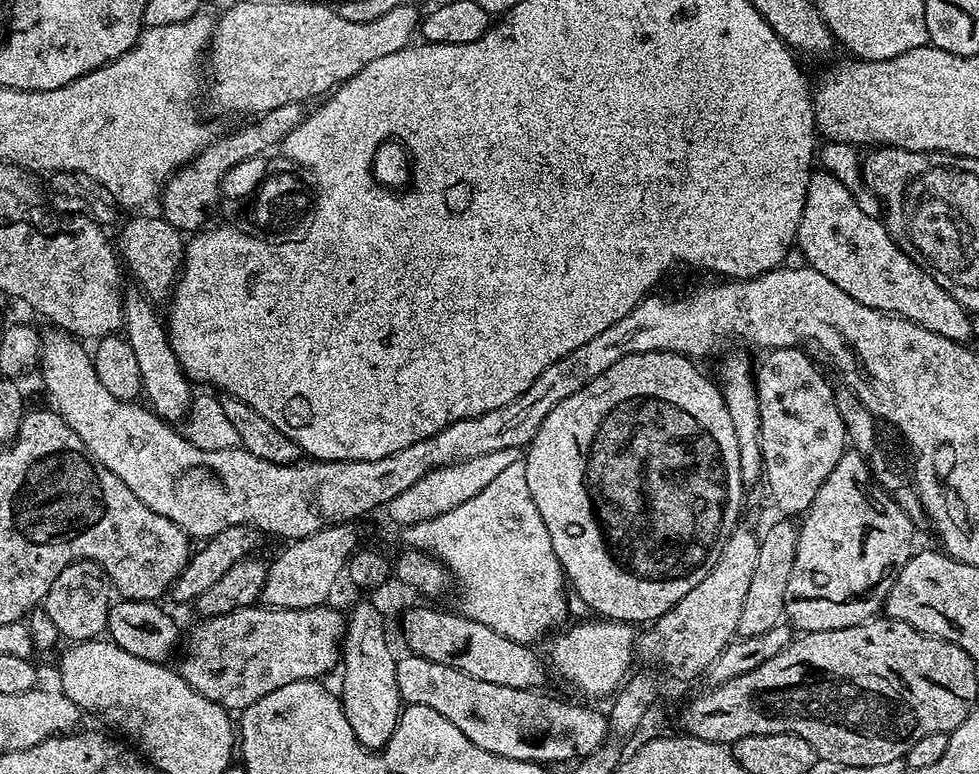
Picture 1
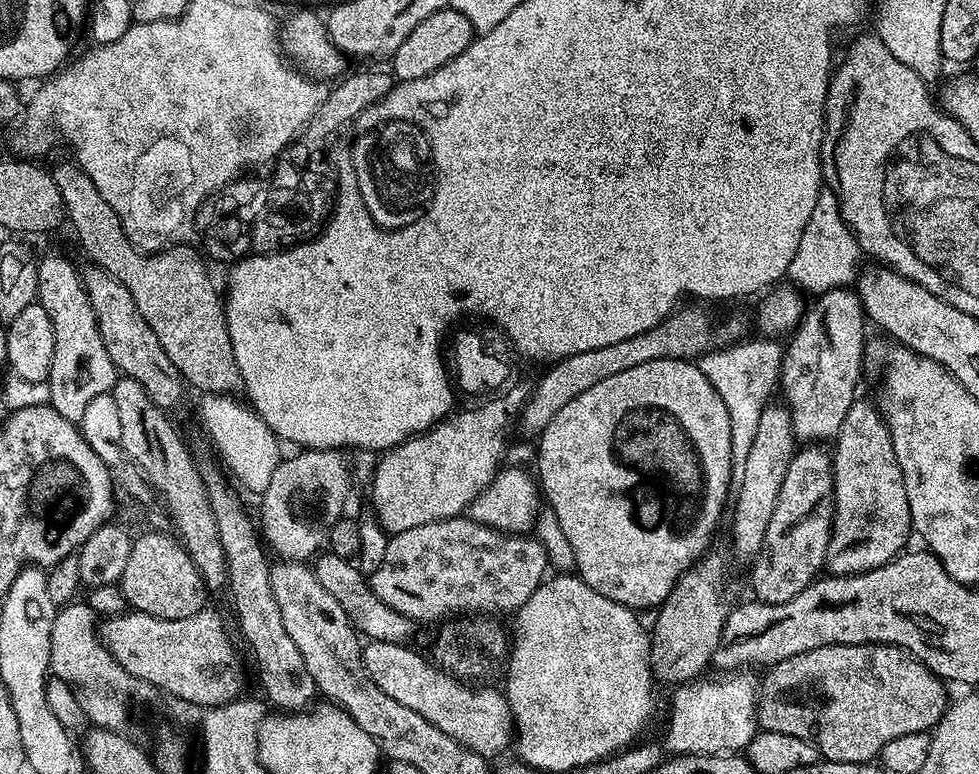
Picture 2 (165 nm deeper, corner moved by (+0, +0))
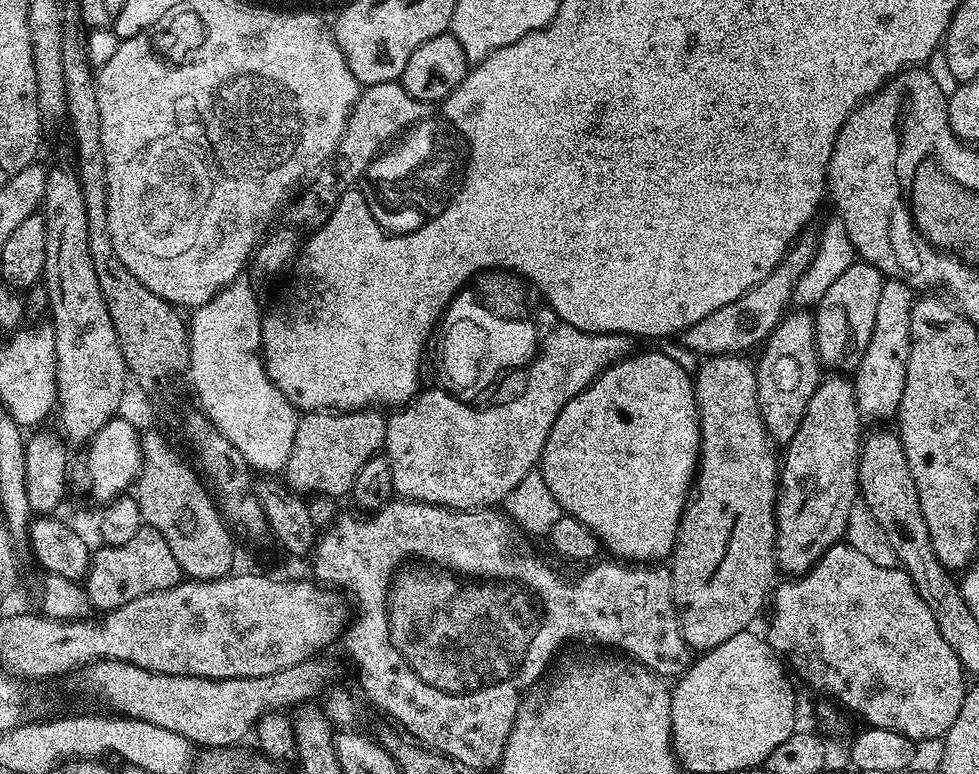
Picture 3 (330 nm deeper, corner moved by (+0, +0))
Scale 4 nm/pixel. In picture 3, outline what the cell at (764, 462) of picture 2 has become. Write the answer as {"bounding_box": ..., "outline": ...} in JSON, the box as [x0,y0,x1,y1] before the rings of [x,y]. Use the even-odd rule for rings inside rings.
{"bounding_box":[754,310,822,446],"outline":[[[808,310],[789,311],[779,326],[768,335],[758,354],[760,361],[757,359],[754,367],[764,425],[773,445],[786,446],[794,434],[798,434],[802,414],[806,414],[806,406],[810,406],[810,398],[814,398],[814,390],[822,379],[813,313]]]}

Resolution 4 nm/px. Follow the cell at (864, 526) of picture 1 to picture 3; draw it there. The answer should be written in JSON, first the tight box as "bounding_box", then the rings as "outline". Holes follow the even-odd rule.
{"bounding_box":[854,279,914,420],"outline":[[[885,279],[882,294],[878,298],[878,311],[874,318],[874,334],[870,334],[870,346],[862,354],[854,369],[856,405],[861,417],[884,420],[895,417],[896,407],[902,402],[902,390],[906,386],[906,362],[910,358],[910,318],[914,303],[914,290],[901,280]]]}

